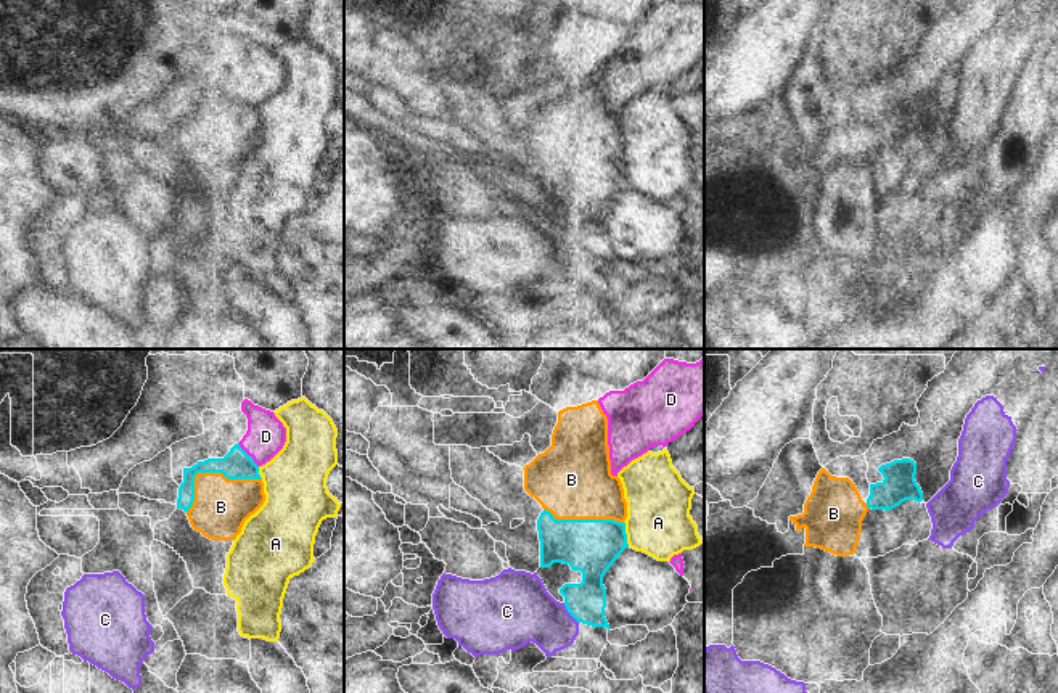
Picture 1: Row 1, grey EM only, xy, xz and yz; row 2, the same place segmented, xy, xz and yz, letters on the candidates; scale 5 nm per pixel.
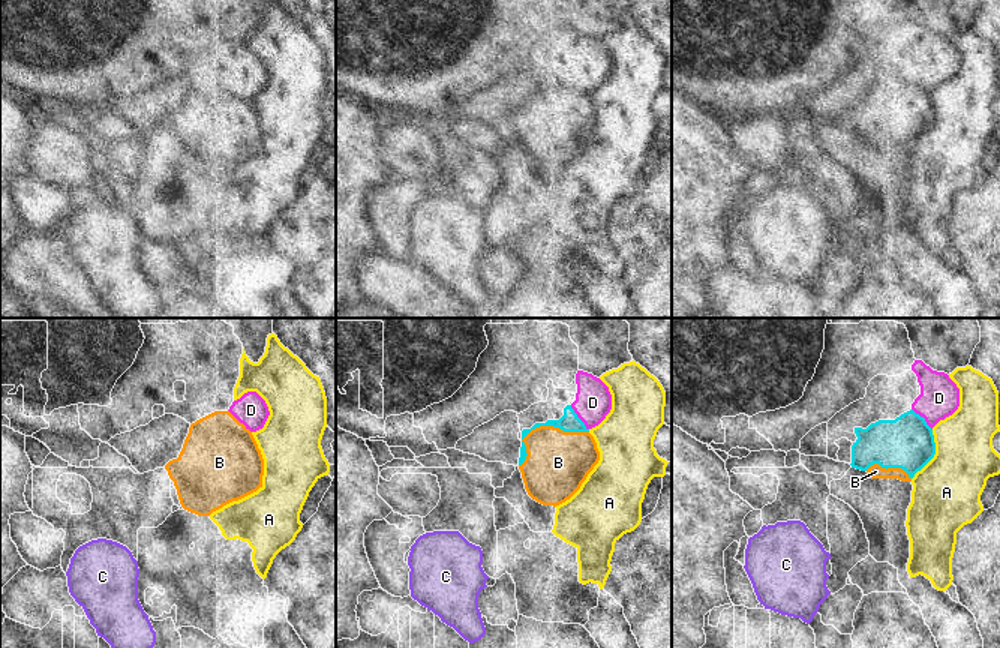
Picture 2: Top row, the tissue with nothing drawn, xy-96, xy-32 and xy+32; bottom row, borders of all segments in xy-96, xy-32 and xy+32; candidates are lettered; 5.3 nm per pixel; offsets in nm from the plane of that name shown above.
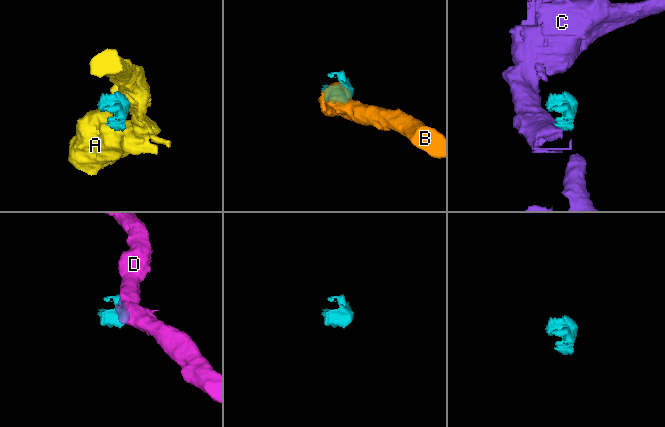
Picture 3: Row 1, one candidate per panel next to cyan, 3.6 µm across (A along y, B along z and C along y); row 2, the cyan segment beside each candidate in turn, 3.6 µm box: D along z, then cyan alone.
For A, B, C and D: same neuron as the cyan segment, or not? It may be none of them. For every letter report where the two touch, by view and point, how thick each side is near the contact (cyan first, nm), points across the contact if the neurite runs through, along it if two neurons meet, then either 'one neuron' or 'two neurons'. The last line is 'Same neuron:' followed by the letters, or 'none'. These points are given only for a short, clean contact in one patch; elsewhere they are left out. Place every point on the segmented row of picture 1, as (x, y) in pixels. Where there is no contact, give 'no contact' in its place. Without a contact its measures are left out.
A: xz (626, 534) | 280/320 nm | along xz (624, 521), (629, 545) | two neurons
B: xy (209, 471) | 150/280 nm | across xy (237, 463), (229, 471), (209, 471), (221, 507) | one neuron
C: xz (568, 611) | 200/340 nm | two neurons
D: xy (248, 455) | 150/200 nm | two neurons
Same neuron: B

